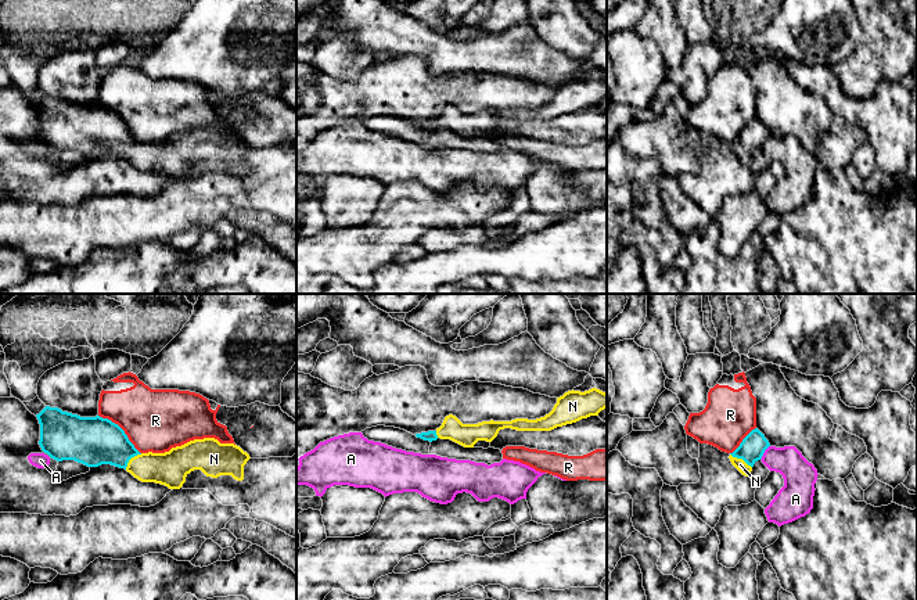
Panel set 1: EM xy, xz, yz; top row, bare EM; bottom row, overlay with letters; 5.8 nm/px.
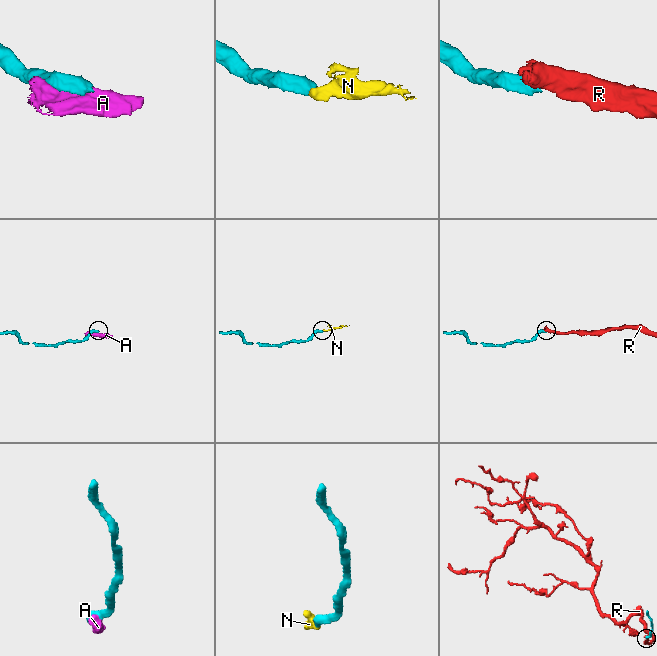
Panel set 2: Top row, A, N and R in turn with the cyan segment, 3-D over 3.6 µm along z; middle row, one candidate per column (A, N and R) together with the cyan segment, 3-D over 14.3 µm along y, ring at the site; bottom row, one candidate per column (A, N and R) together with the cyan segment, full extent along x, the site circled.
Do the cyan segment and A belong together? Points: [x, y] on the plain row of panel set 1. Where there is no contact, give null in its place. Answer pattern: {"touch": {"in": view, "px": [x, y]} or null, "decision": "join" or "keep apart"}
{"touch": {"in": "yz", "px": [763, 142]}, "decision": "keep apart"}

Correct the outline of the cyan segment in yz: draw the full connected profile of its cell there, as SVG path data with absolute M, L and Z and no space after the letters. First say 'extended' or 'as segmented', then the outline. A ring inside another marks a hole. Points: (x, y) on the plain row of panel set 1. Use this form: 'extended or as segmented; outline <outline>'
extended; outline M752 119L740 133L740 136L730 143L731 154L745 166L749 166L754 154L762 148L765 140L770 136L765 125L758 119Z

